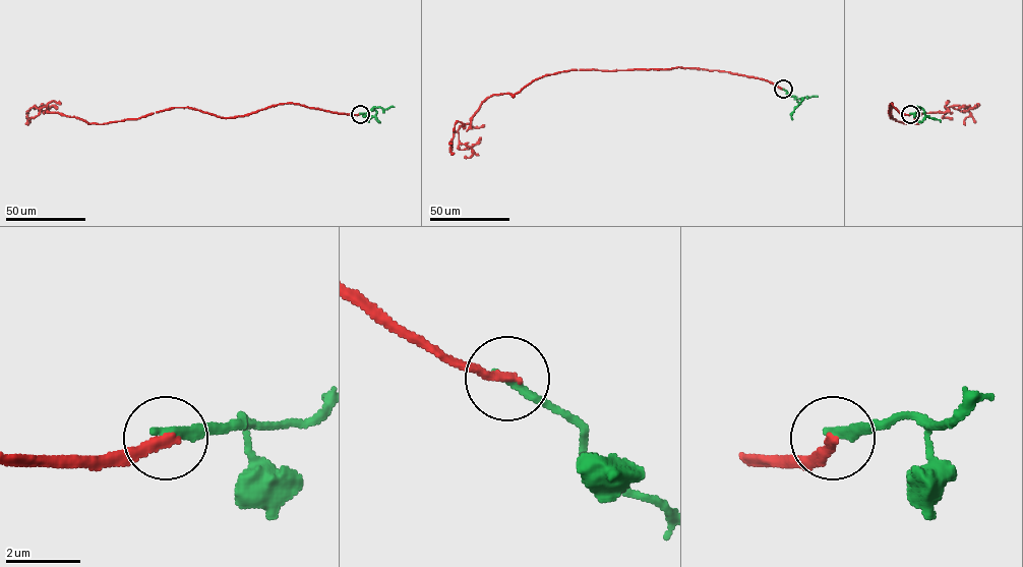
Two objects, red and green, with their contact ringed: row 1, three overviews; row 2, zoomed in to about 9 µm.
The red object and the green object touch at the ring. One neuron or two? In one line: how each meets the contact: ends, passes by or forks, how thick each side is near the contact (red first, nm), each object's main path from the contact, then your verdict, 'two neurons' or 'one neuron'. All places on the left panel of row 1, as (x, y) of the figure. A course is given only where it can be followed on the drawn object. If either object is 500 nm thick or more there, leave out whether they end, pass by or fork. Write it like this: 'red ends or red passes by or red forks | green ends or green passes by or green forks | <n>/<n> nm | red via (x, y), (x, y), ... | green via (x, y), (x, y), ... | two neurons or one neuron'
red ends | green ends | 280/280 nm | red via (360, 113), (285, 103), (222, 118), (193, 108), (172, 108), (138, 118), (89, 124), (34, 106), (57, 108) | green via (360, 113), (373, 108), (376, 115), (367, 119), (369, 121) | two neurons

